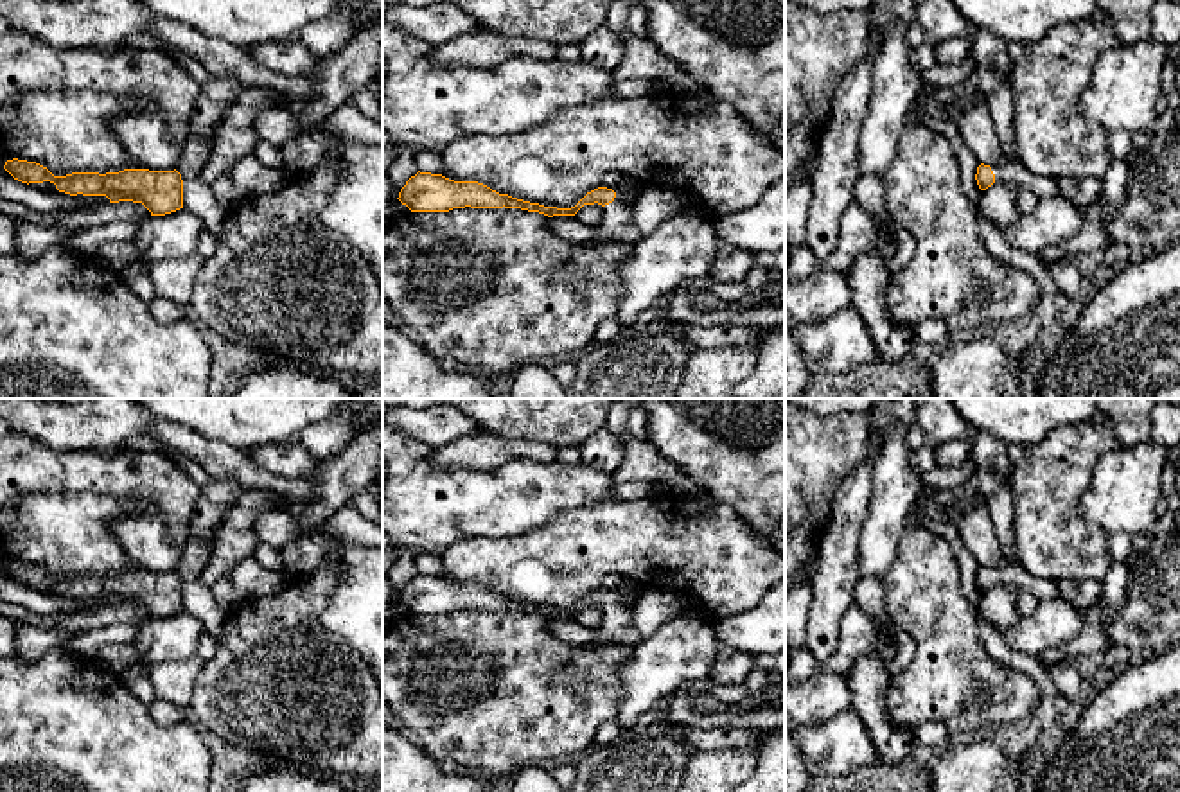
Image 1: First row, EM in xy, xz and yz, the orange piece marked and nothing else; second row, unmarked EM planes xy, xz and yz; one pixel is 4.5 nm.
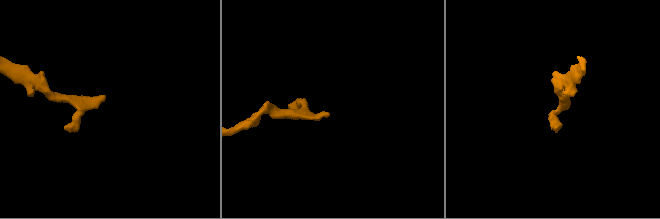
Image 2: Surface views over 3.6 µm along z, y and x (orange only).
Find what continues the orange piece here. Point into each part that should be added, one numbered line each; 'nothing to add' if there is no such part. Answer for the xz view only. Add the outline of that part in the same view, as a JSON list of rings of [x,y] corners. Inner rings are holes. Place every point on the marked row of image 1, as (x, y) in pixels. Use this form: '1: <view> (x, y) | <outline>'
1: xz (618, 223) | [[[616,194],[612,203],[603,207],[603,221],[593,242],[600,244],[609,239],[616,239],[625,244],[636,244],[641,239],[632,219],[632,203],[620,194]]]

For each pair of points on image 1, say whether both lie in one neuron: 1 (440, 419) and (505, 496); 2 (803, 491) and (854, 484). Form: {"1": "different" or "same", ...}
{"1": "different", "2": "different"}

